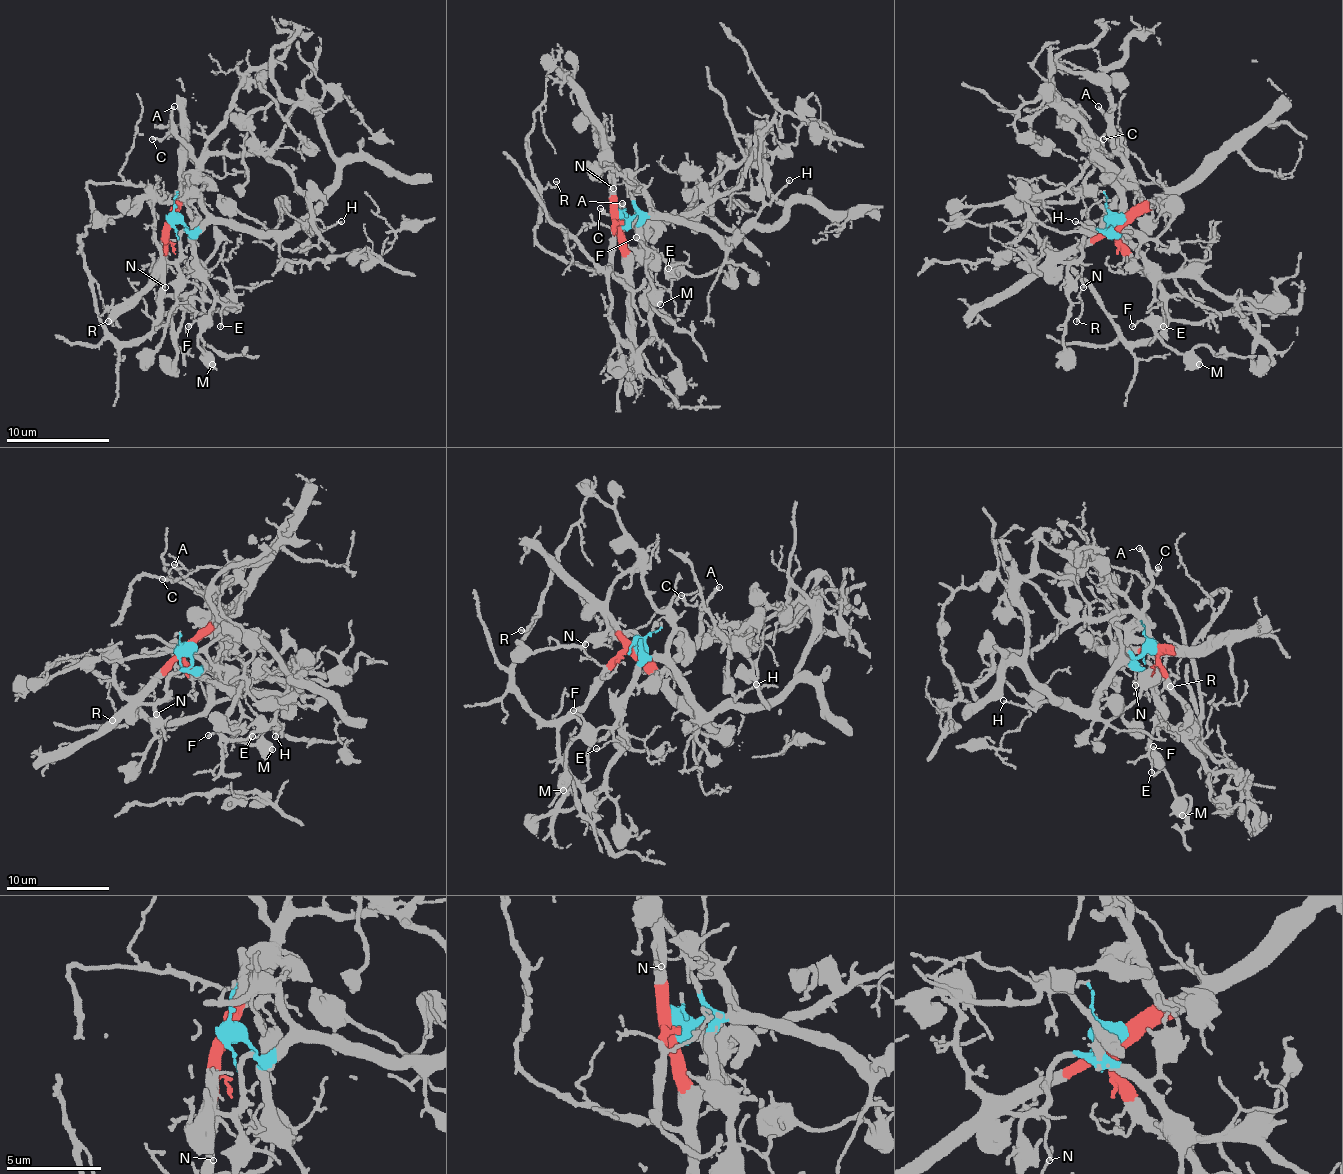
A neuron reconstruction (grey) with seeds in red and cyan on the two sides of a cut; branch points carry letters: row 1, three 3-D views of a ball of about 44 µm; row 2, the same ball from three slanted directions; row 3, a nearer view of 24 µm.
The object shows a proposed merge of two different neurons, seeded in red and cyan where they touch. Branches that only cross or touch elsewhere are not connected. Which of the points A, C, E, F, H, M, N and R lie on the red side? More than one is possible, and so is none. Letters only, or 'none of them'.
A, C, N, R

